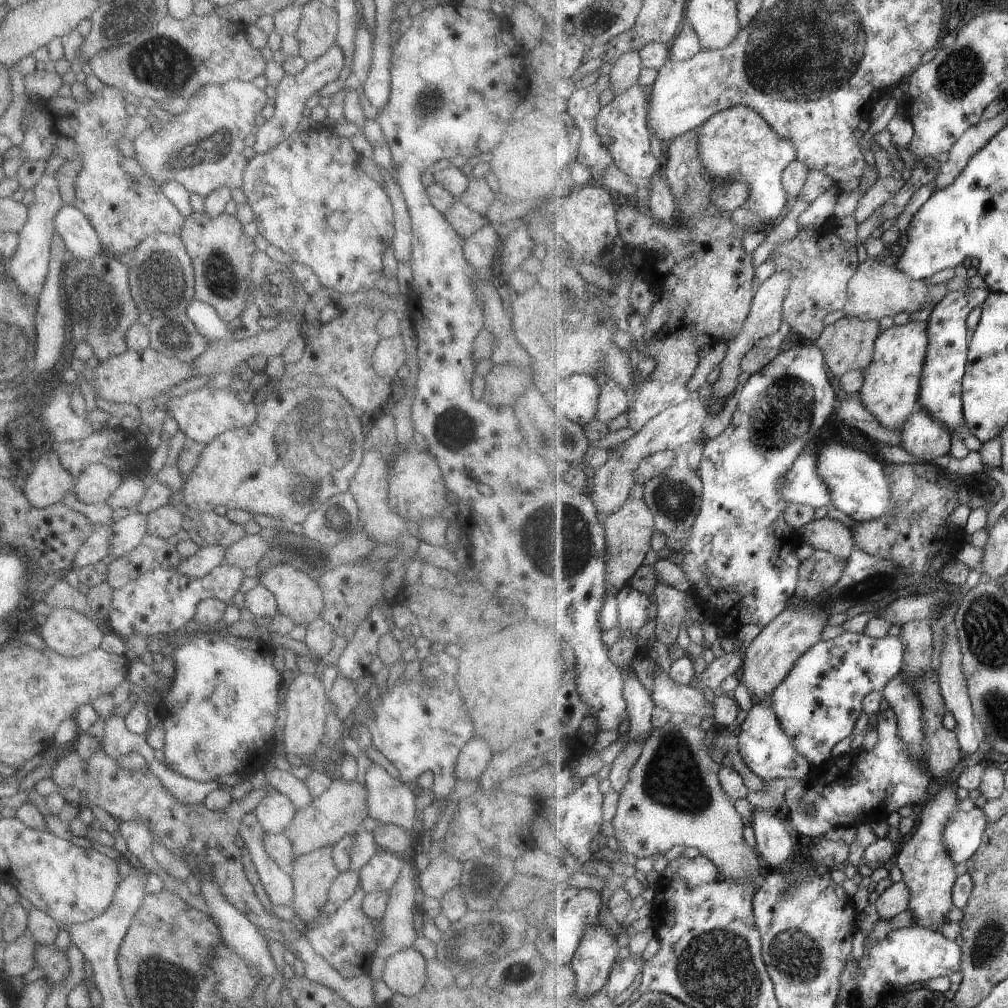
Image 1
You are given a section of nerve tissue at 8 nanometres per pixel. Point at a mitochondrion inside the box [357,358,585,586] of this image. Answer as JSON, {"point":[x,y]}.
{"point":[455,429]}

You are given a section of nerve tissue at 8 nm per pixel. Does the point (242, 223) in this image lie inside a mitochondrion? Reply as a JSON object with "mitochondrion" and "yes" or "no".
{"mitochondrion":"no"}

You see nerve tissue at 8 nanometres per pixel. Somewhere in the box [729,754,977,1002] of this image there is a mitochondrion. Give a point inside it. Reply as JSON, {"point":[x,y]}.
{"point":[793,953]}

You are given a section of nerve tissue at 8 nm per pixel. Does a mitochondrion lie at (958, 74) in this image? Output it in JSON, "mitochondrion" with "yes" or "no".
{"mitochondrion":"yes"}

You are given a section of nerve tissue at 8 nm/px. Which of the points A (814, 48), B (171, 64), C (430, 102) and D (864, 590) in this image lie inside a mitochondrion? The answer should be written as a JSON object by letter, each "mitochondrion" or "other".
{"A":"mitochondrion","B":"mitochondrion","C":"mitochondrion","D":"mitochondrion"}

